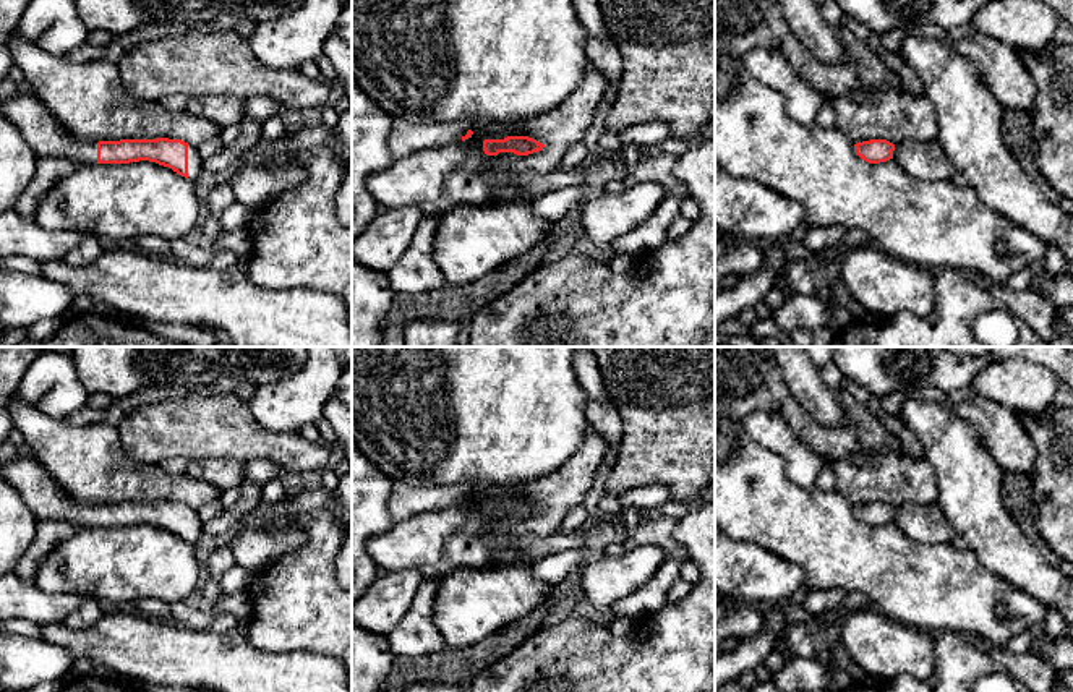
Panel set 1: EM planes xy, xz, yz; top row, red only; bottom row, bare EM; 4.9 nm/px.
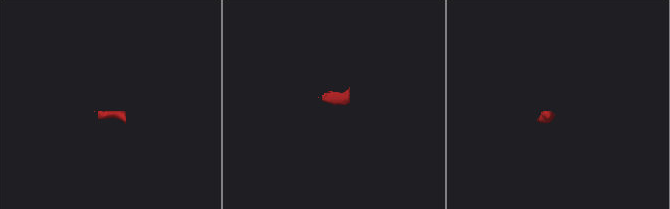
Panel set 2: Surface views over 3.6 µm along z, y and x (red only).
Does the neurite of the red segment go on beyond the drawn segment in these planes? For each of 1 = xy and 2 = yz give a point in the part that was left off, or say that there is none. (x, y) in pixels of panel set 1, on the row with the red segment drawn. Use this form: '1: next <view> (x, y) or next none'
1: next xy (42, 132)
2: next none

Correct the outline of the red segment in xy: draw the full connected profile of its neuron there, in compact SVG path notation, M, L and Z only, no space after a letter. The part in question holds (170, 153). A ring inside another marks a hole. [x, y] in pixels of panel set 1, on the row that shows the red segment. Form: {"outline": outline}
{"outline": "M32 94L0 100L0 113L19 130L39 157L63 157L79 164L149 160L172 169L193 183L204 173L198 147L182 139L84 141L73 136Z"}

